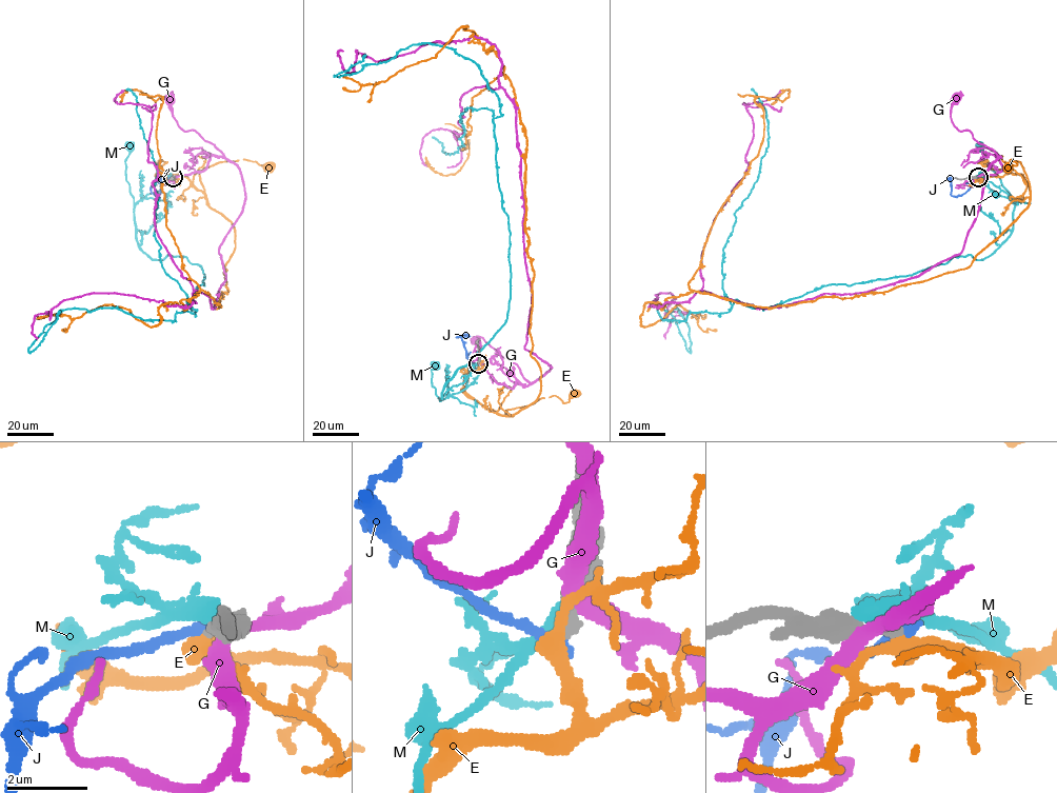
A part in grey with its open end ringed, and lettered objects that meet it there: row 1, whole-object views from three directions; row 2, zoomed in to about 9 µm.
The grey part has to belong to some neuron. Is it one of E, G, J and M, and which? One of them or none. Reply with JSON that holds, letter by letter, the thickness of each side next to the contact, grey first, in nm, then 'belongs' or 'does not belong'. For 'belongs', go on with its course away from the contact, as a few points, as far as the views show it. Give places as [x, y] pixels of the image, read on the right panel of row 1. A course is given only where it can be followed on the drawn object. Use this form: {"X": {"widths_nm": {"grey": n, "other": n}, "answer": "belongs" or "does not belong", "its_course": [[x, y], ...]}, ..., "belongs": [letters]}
{"E": {"widths_nm": {"grey": 300, "other": 380}, "answer": "does not belong"}, "G": {"widths_nm": {"grey": 650, "other": 360}, "answer": "does not belong"}, "J": {"widths_nm": {"grey": 280, "other": 320}, "answer": "does not belong"}, "M": {"widths_nm": {"grey": 600, "other": 420}, "answer": "does not belong"}, "belongs": []}

